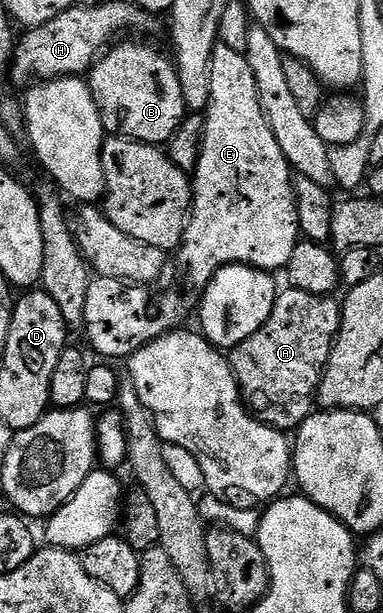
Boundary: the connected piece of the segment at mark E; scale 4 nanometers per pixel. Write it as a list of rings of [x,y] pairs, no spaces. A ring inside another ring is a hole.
[[[219,43],[214,47],[210,59],[210,99],[202,116],[204,134],[200,141],[194,176],[190,181],[190,216],[184,226],[184,237],[175,254],[176,265],[180,268],[180,289],[166,294],[160,302],[135,301],[134,298],[127,297],[122,290],[116,289],[120,287],[113,278],[96,277],[89,280],[82,332],[91,347],[104,357],[125,360],[154,338],[179,330],[183,326],[180,324],[187,319],[188,312],[197,308],[201,294],[210,283],[211,277],[223,265],[240,264],[267,271],[283,270],[296,242],[301,240],[300,216],[296,213],[294,173],[268,130],[258,99],[258,87],[250,71],[250,63],[244,54]]]

